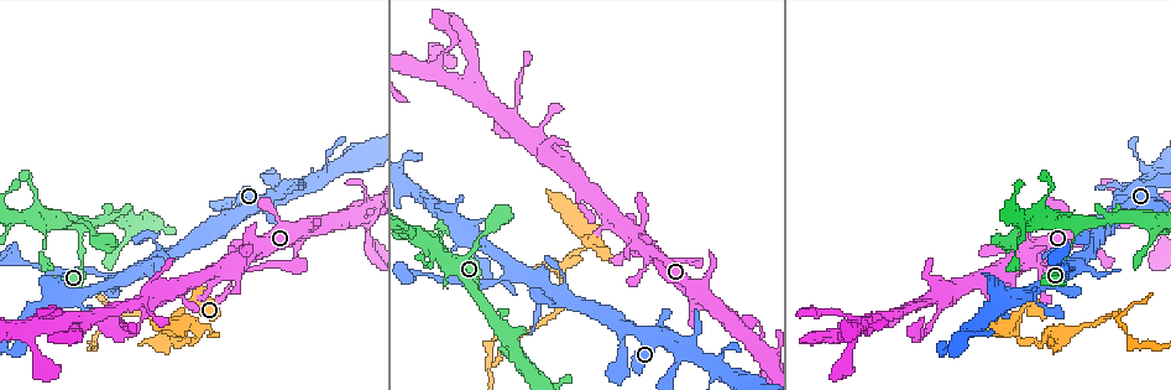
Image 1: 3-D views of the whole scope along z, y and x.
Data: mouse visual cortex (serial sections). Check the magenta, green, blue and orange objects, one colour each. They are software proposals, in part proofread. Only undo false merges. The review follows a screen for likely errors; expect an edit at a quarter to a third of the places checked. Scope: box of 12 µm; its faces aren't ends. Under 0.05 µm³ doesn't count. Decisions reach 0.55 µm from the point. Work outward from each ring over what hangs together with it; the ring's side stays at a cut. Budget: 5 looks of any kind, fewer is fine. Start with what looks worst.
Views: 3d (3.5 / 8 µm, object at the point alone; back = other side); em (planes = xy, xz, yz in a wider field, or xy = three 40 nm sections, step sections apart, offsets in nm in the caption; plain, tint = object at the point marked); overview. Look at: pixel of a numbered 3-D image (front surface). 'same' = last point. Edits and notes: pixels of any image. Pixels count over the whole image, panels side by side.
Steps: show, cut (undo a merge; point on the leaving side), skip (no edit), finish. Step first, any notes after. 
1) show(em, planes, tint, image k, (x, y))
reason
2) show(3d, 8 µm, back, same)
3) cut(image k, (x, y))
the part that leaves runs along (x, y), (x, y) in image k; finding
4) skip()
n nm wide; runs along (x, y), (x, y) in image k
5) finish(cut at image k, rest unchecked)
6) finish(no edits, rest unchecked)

show(3d, 3.5 µm, back, image 1, (1017, 318))
a fork

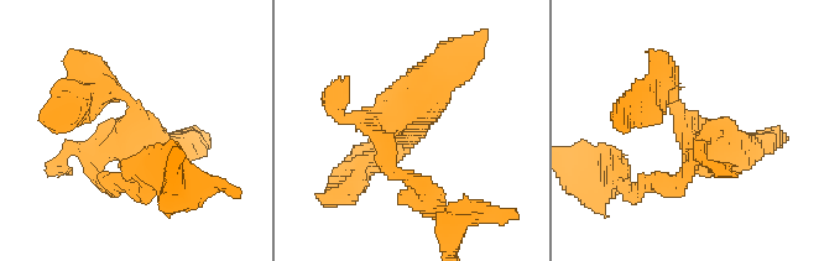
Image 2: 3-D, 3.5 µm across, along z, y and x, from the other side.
show(em, planes, plain, image 2, (416, 125))

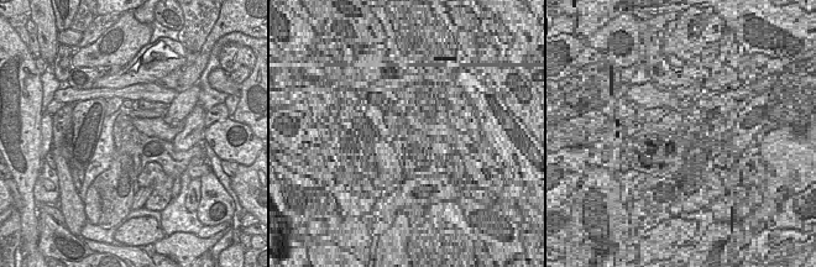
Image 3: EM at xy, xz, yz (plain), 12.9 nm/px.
show(em, planes, tint, same)

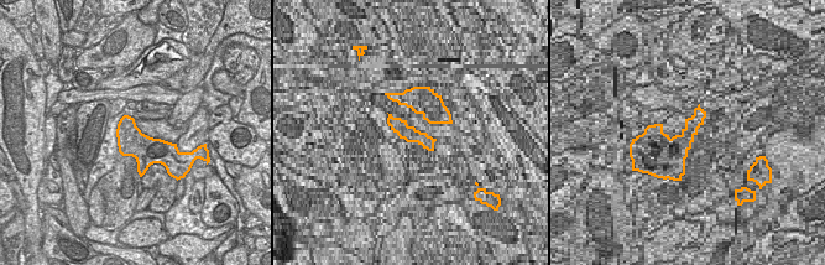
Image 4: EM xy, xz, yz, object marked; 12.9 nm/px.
skip()
runs along (651, 92), (702, 145), (681, 183) in image 2; continuous, no second cell

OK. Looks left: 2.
show(3d, 8 µm, image 1, (476, 293))
sharp bend

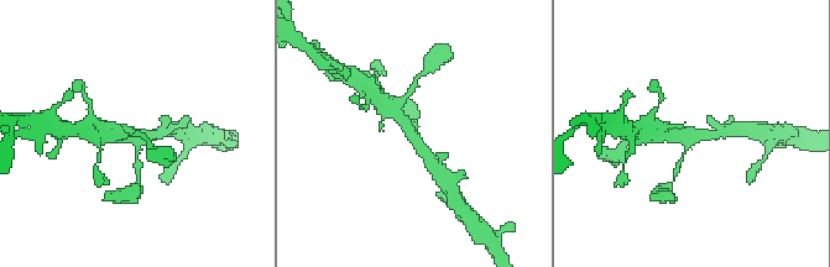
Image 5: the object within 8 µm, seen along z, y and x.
show(em, xy, step 3, tint, image 5, (137, 144))
3 arms; arms of 150, 300, 400 nm; now the EM

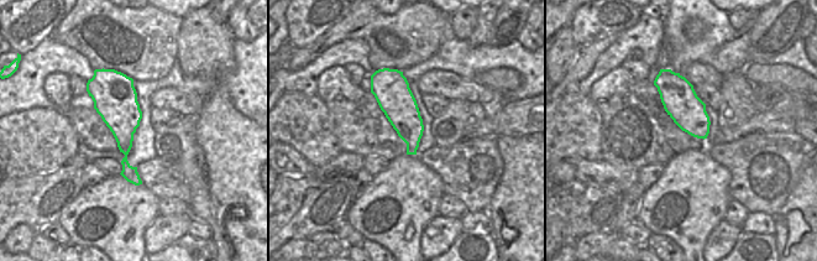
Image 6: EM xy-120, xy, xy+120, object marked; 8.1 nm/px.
skip()
runs along (139, 177), (137, 140), (118, 132) in image 5; all the same cell

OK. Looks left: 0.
finish(no edits, rest unchecked)

